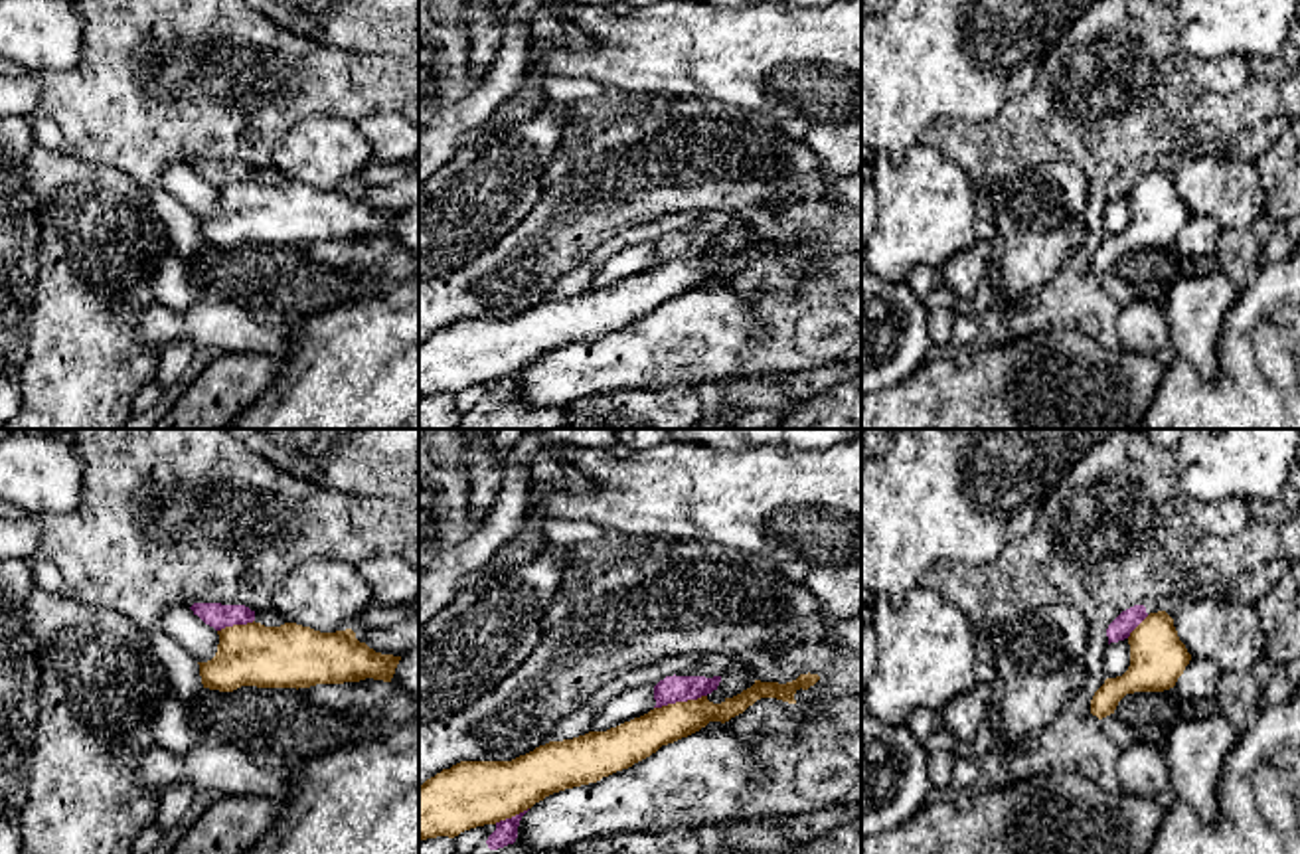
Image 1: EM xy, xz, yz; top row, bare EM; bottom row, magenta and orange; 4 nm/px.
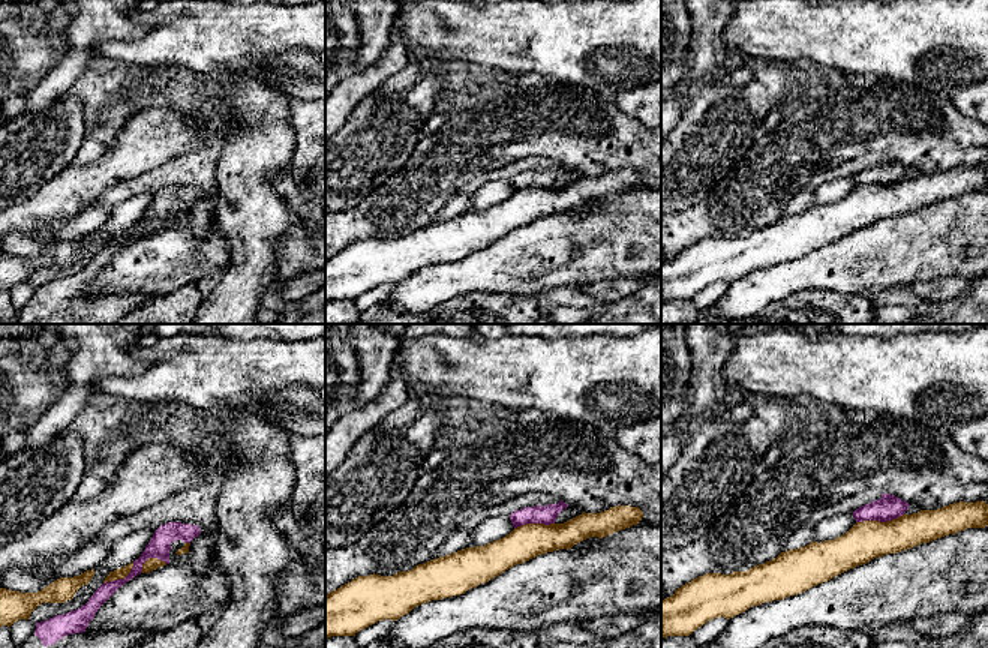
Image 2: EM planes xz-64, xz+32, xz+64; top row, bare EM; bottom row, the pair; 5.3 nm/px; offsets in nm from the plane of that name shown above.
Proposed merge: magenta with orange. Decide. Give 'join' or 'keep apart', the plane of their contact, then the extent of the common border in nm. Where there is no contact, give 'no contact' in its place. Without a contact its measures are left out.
keep apart; meets magenta in xz; contact 220 nm long

